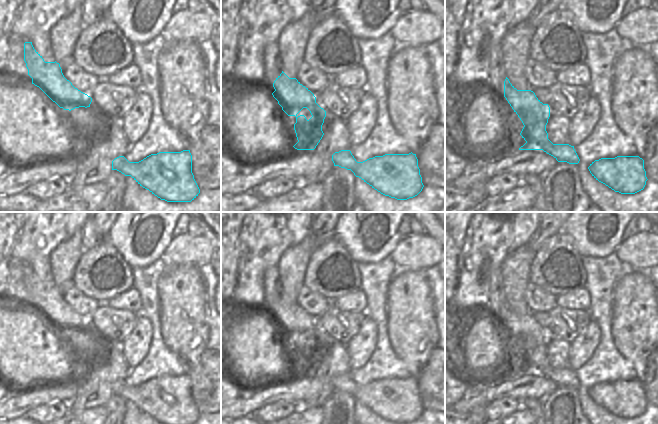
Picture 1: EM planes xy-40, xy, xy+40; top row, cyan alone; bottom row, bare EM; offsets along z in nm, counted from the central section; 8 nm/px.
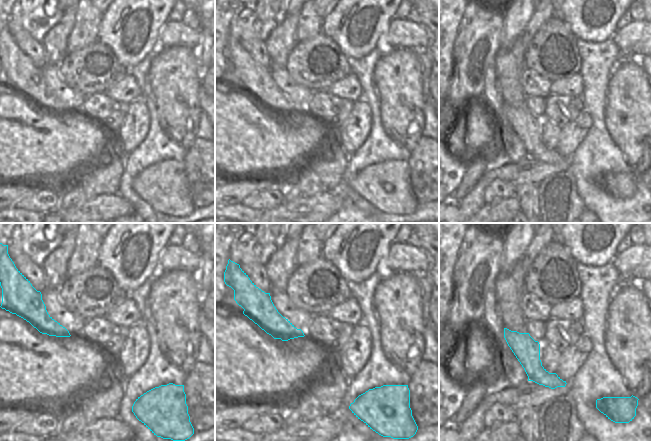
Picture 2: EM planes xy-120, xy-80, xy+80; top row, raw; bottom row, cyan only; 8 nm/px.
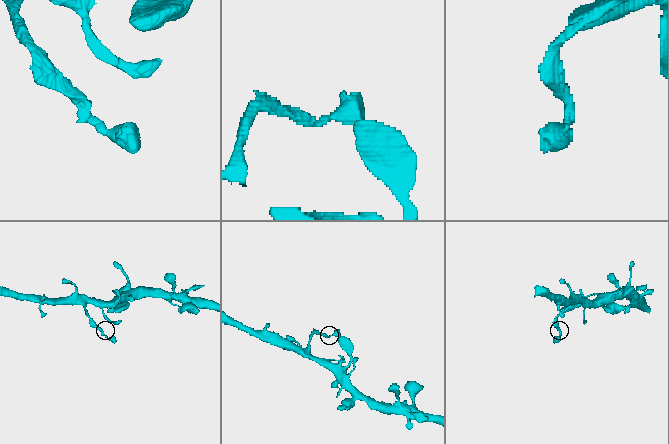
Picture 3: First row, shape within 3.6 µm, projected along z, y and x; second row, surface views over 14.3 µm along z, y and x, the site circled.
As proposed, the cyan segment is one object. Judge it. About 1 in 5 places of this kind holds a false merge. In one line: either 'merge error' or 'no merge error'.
no merge error

